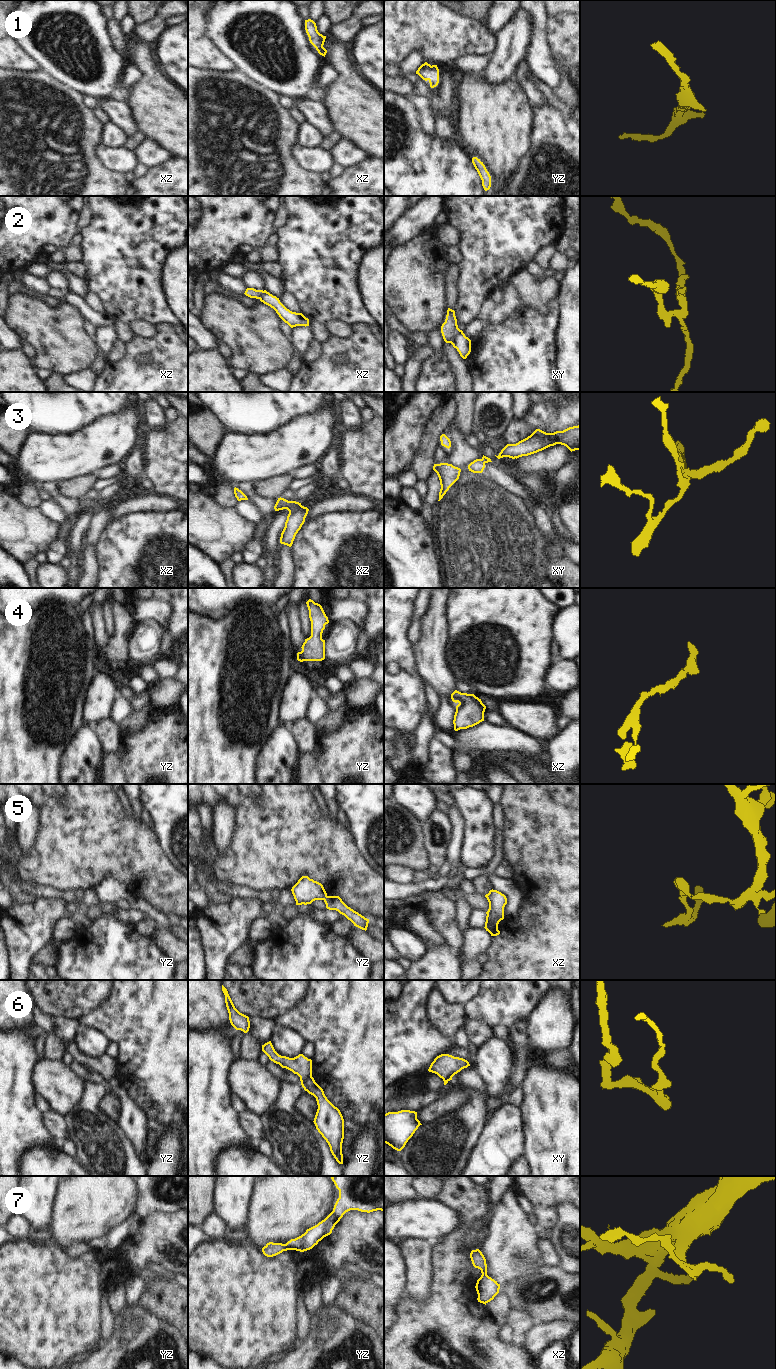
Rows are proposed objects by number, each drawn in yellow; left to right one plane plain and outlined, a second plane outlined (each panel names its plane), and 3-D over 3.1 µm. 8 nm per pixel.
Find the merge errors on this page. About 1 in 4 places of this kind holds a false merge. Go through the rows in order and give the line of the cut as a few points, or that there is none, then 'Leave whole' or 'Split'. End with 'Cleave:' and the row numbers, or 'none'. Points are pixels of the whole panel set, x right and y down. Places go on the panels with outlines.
1: No split. Leave whole
2: Split along xy (461, 330), (455, 336), (452, 344). Split
3: No split. Leave whole
4: No split. Leave whole
5: No split. Leave whole
6: Split along yz (311, 1075), (301, 1082). Split
7: Split along yz (286, 1243), (290, 1249). Split
Cleave: 2, 6, 7

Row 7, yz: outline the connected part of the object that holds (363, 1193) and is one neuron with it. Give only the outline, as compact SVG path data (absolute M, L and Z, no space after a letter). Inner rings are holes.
M332 1176L339 1190L333 1211L317 1225L286 1244L290 1250L304 1252L312 1249L330 1235L343 1215L350 1210L361 1212L384 1211L384 1176Z

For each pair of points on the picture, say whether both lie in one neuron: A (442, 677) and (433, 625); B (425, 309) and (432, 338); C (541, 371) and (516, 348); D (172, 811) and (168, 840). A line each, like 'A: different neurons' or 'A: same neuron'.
A: same neuron
B: different neurons
C: same neuron
D: same neuron

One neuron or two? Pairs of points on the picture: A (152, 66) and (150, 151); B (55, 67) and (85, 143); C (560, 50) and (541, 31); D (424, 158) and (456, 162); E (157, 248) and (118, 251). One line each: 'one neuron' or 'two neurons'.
A: two neurons
B: two neurons
C: two neurons
D: one neuron
E: one neuron

